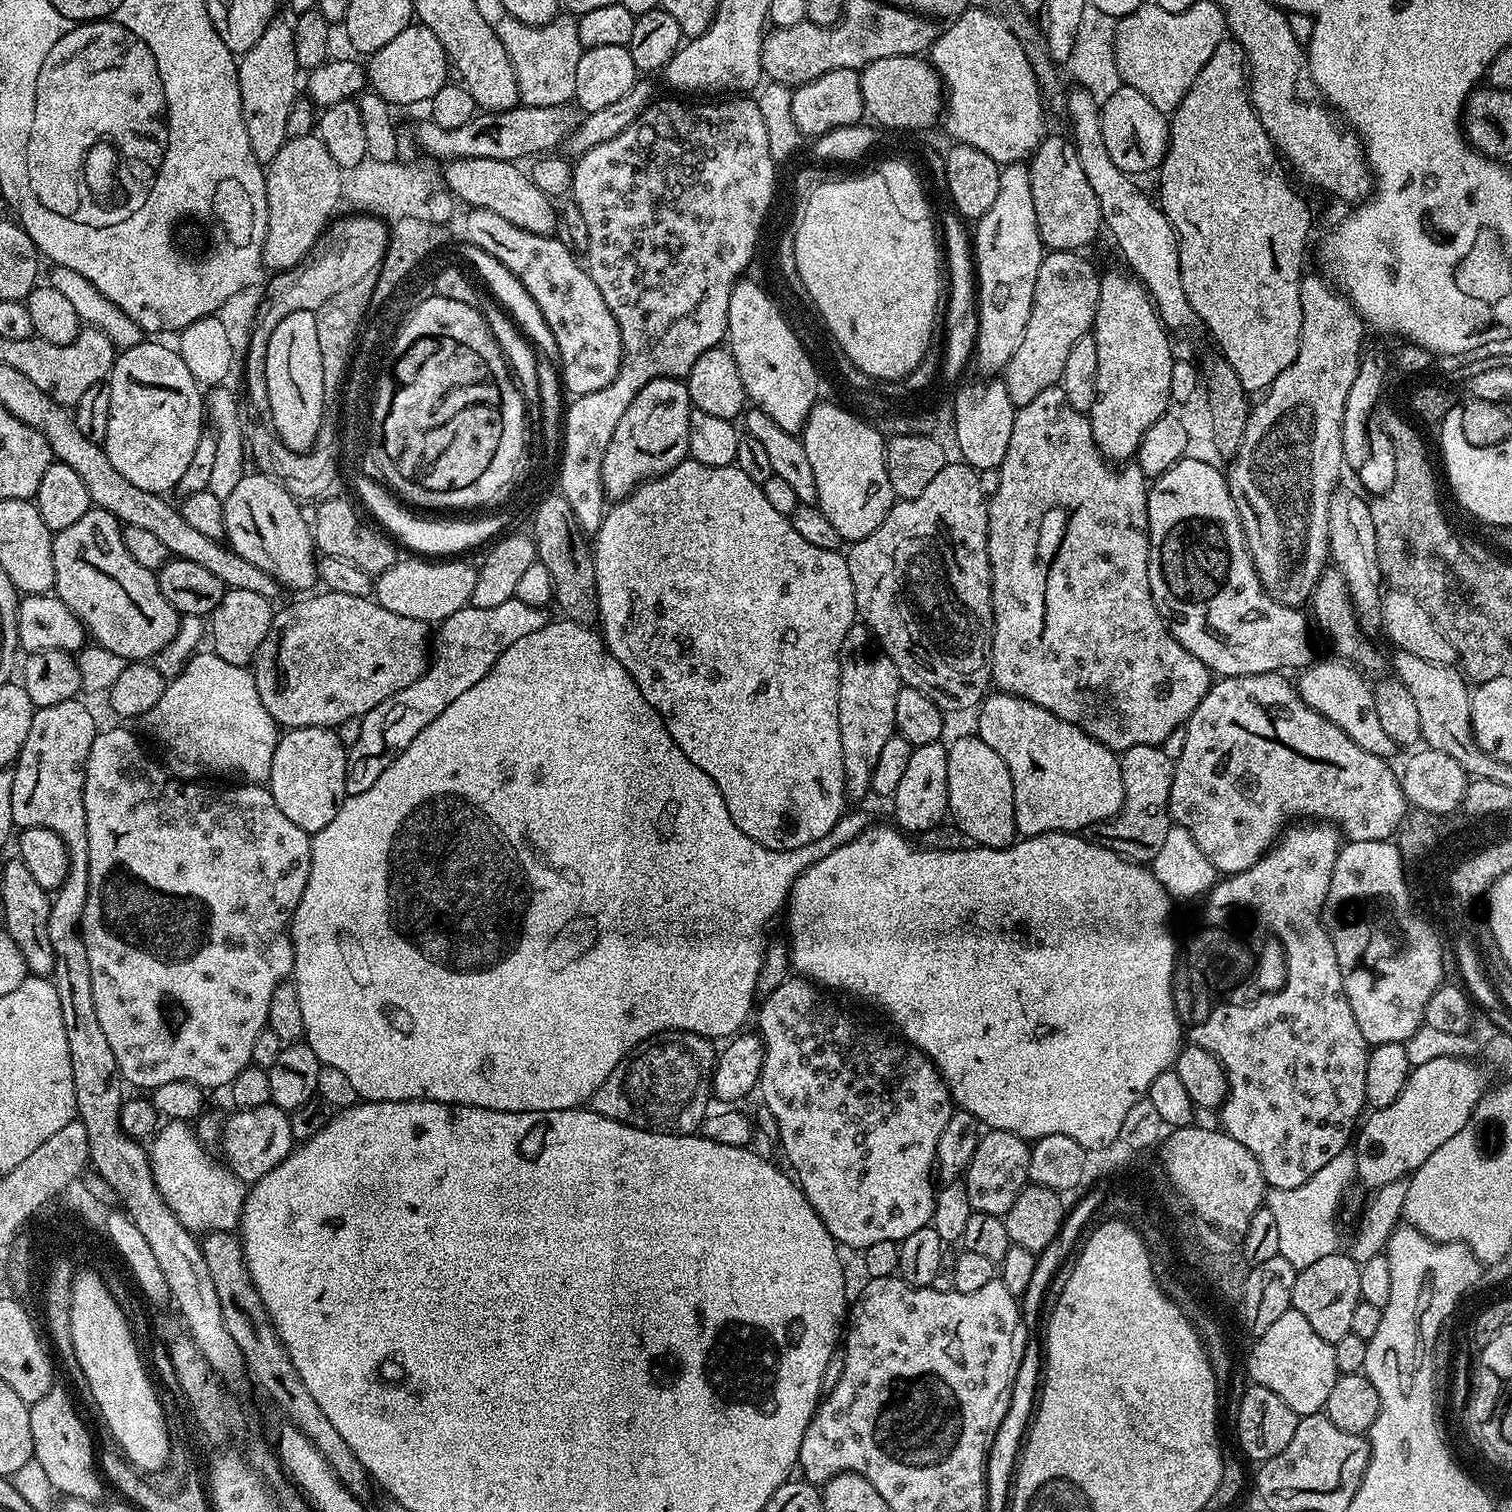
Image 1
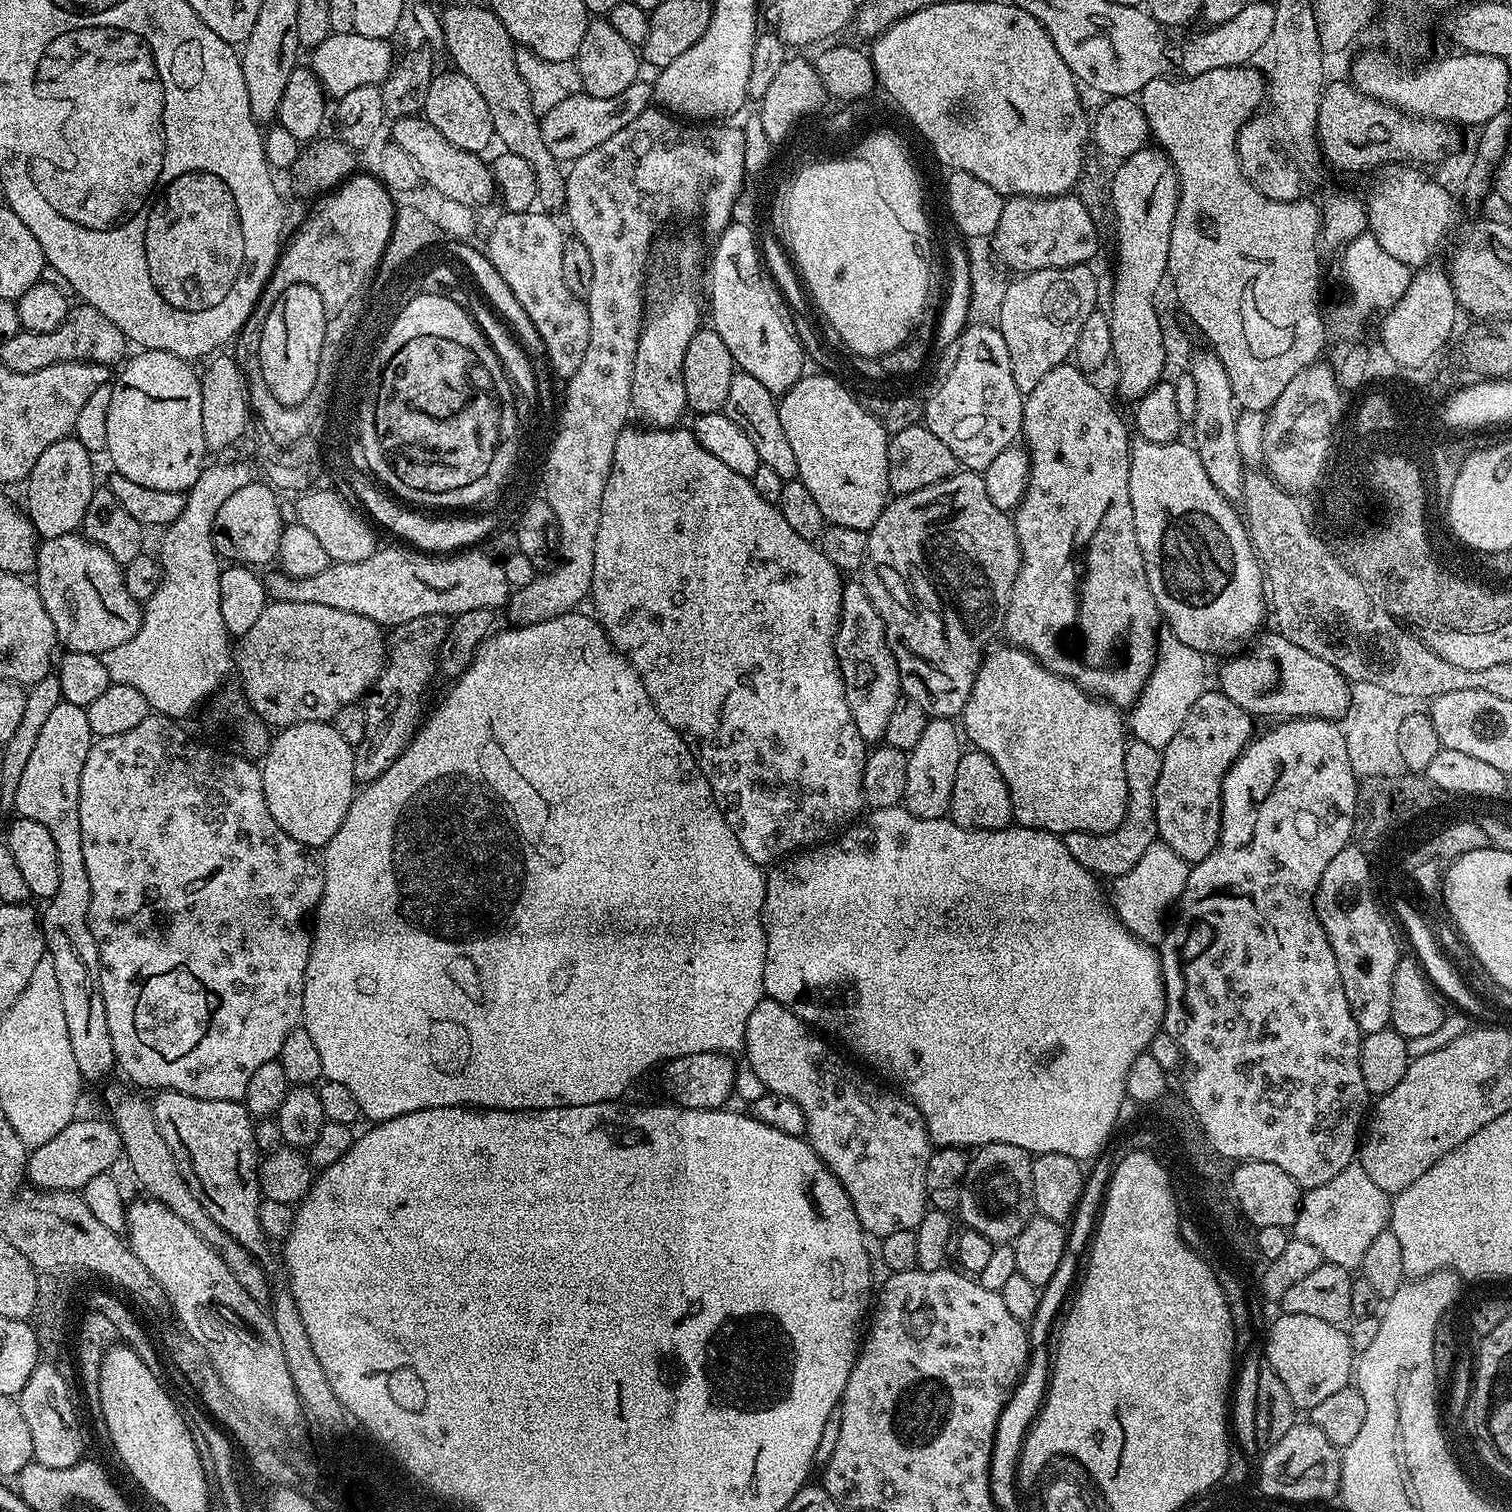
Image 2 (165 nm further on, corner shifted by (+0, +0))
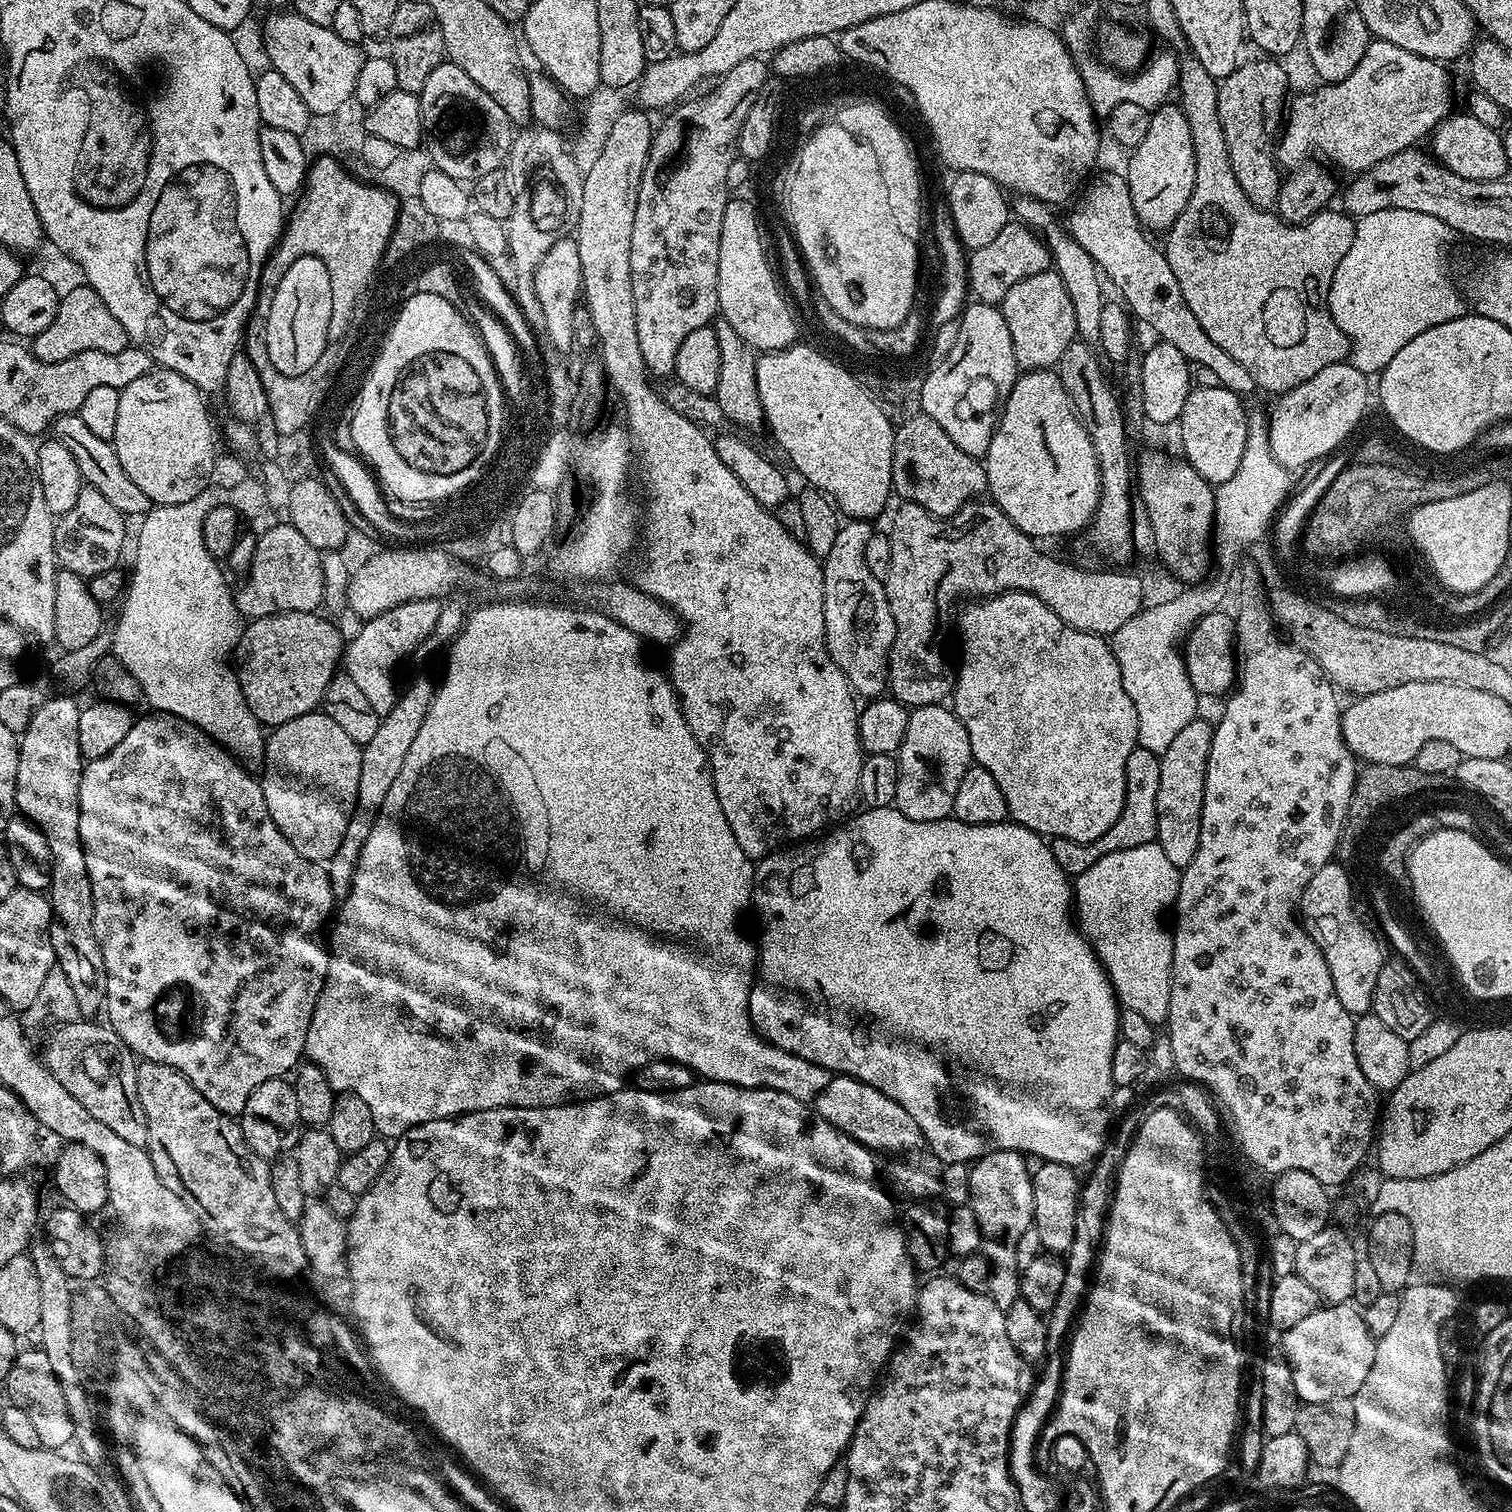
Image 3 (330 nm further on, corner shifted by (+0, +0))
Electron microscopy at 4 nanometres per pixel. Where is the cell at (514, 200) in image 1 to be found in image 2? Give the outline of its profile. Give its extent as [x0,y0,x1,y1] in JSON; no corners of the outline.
[390,115,498,210]

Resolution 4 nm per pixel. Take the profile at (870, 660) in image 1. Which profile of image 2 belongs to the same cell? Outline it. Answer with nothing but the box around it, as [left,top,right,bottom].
[836,582,902,742]

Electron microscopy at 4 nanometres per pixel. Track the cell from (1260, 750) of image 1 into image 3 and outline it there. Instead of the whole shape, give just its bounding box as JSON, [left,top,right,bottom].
[1155,718,1213,870]

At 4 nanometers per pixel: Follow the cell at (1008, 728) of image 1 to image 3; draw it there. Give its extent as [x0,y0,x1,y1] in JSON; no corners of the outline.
[950,592,1138,844]

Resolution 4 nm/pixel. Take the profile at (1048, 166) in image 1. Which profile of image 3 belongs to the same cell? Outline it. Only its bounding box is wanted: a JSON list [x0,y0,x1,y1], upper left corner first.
[967,222,1052,305]

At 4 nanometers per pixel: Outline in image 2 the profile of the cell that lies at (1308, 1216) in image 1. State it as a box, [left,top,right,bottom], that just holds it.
[1294,1162,1390,1270]

